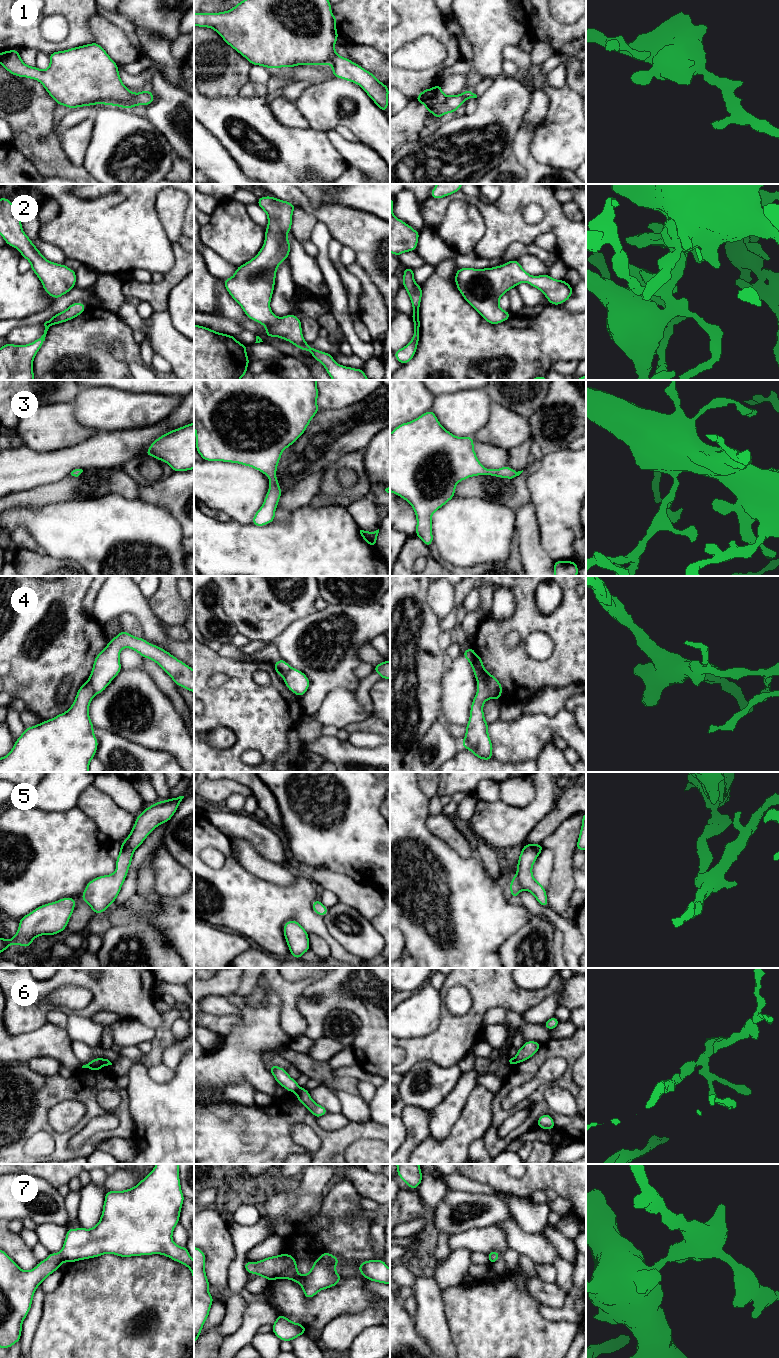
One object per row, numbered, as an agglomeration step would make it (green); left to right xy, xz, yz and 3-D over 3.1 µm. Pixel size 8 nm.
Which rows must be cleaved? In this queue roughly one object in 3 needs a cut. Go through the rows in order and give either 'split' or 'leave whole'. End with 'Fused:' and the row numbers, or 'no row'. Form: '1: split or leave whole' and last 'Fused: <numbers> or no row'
1: leave whole
2: leave whole
3: leave whole
4: split
5: leave whole
6: split
7: leave whole
Fused: 4, 6

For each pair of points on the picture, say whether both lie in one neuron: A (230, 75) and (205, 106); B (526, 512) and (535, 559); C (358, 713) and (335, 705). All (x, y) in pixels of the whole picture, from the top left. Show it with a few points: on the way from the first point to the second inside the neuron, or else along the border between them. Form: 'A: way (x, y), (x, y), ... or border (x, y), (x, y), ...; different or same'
A: border (204, 95), (209, 97), (235, 96); different
B: way (526, 524), (529, 532), (530, 547); same
C: way (352, 711), (341, 708); same

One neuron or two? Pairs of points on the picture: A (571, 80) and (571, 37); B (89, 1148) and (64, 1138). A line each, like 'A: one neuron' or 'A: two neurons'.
A: one neuron
B: one neuron

